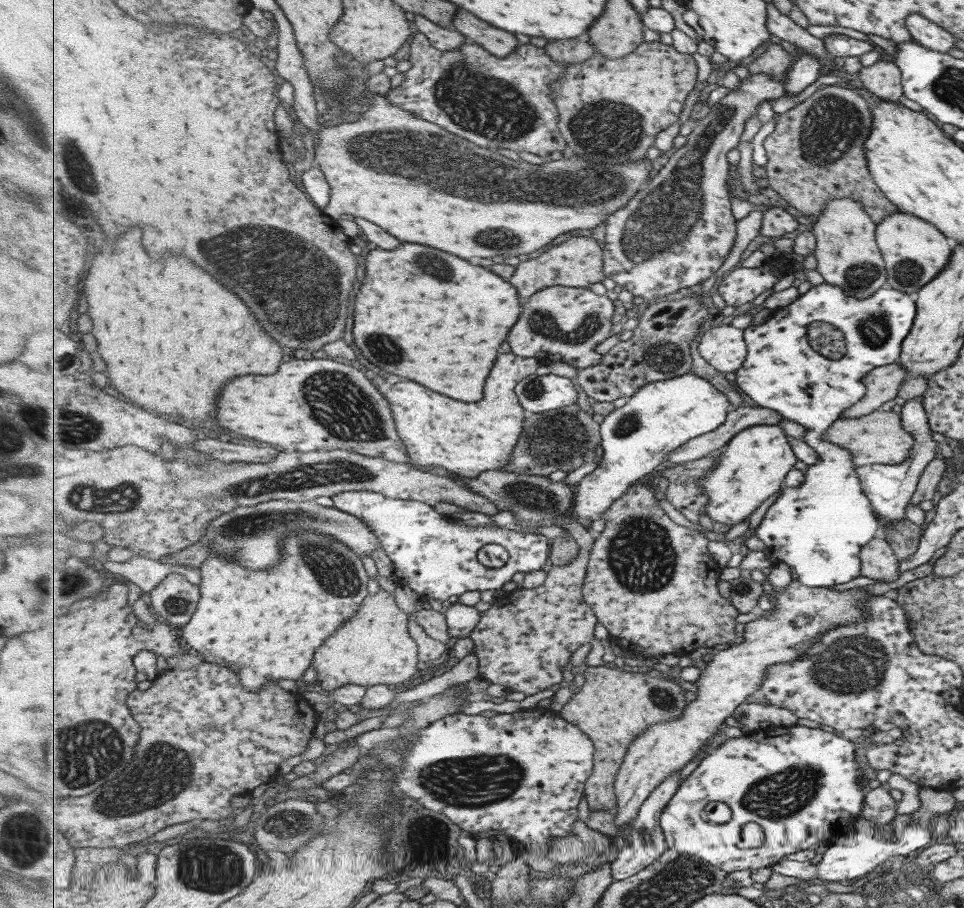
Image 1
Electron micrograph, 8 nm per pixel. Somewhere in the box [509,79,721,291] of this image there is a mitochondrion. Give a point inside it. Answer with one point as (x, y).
(611, 140)

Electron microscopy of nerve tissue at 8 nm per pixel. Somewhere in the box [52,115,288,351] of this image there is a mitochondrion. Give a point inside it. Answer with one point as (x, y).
(80, 167)

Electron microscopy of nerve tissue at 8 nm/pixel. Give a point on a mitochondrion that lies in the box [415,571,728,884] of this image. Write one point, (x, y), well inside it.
(482, 780)

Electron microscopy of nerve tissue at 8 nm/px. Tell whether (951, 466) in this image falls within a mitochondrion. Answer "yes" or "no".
no

